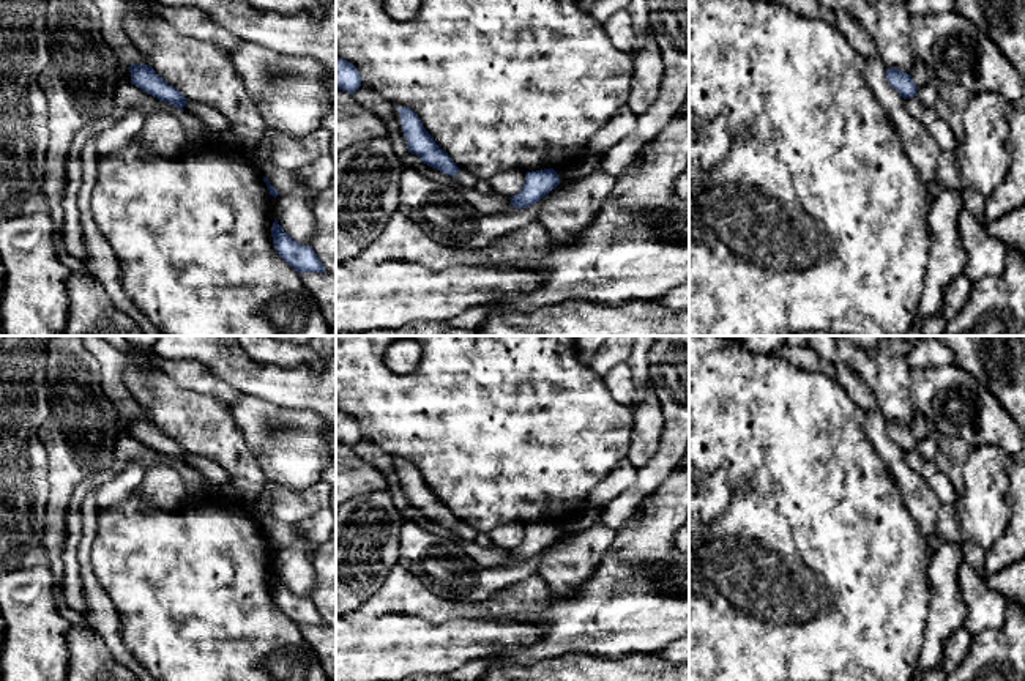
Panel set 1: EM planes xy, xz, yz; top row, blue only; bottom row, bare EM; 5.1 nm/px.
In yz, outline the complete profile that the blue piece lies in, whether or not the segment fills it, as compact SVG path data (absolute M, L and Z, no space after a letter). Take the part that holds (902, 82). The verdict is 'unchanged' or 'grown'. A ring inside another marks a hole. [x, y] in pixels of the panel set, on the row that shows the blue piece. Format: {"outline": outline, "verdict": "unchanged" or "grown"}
{"outline": "M888 68L886 80L904 99L916 96L918 87L910 74L896 68Z", "verdict": "unchanged"}

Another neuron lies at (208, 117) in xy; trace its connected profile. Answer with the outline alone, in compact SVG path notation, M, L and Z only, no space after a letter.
M186 101L183 112L191 114L197 118L197 121L213 136L224 131L230 131L230 123L226 115L222 115L214 107L203 104Z

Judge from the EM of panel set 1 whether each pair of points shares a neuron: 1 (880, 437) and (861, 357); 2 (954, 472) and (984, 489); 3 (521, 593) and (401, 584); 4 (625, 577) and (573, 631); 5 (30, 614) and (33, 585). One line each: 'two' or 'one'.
1: two
2: two
3: one
4: one
5: one

